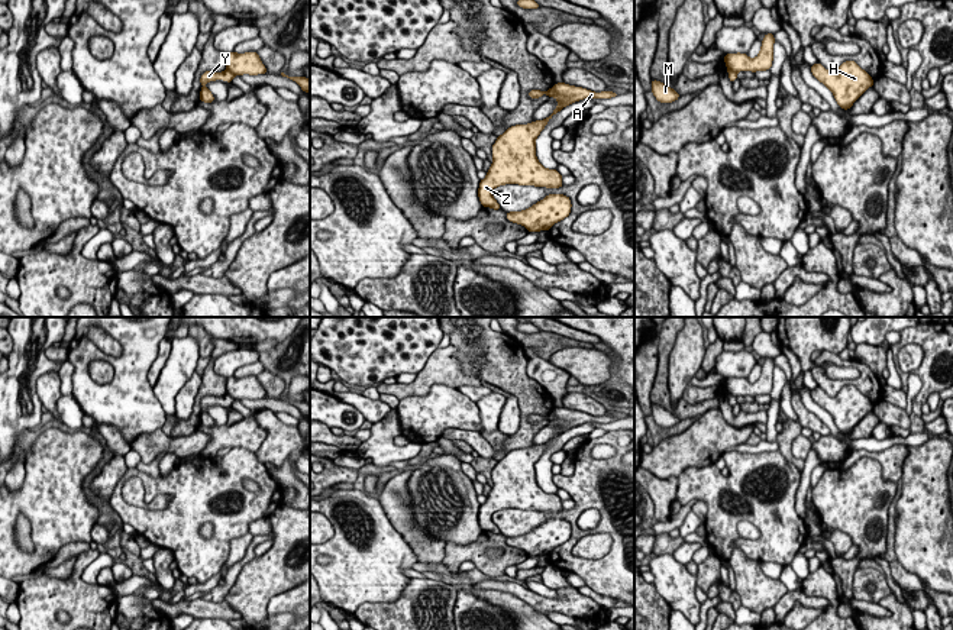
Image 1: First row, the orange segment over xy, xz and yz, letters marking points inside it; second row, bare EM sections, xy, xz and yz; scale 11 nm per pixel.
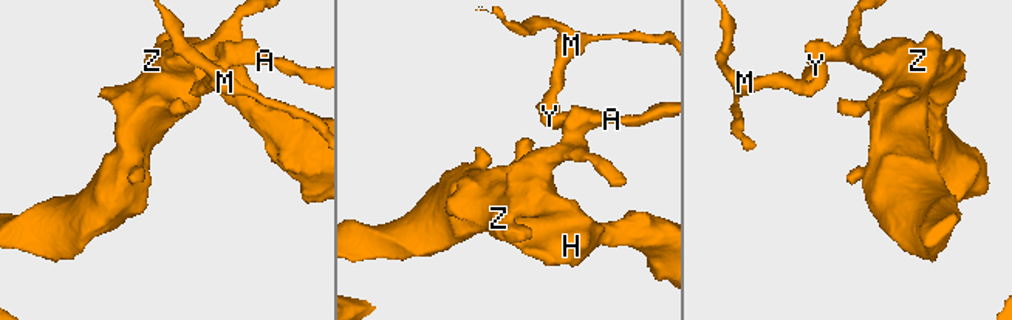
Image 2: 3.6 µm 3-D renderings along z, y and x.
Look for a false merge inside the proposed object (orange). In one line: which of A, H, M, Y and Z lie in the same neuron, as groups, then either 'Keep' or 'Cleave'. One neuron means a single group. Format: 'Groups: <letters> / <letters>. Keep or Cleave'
Groups: A H Z / M Y. Cleave

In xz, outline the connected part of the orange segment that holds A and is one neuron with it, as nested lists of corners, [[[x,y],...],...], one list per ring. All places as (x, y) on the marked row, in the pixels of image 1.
[[[558,83],[553,85],[552,97],[558,100],[553,113],[543,119],[527,125],[516,125],[508,127],[492,145],[492,164],[487,177],[479,181],[478,197],[484,207],[501,210],[492,197],[492,190],[498,185],[519,184],[546,188],[563,187],[562,175],[558,169],[547,169],[540,165],[536,156],[536,138],[545,129],[553,114],[565,106],[584,98],[611,98],[617,94],[613,91],[594,93],[591,90]]]

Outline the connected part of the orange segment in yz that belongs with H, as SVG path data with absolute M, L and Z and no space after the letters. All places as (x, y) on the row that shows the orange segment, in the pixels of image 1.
M855 61L843 62L836 72L827 71L817 62L811 65L811 72L833 93L837 104L844 110L849 110L875 83Z

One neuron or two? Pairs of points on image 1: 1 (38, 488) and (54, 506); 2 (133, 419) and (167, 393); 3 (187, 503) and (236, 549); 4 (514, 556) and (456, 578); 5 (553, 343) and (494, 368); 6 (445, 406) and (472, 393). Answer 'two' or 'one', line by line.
1: one
2: two
3: two
4: two
5: two
6: two

